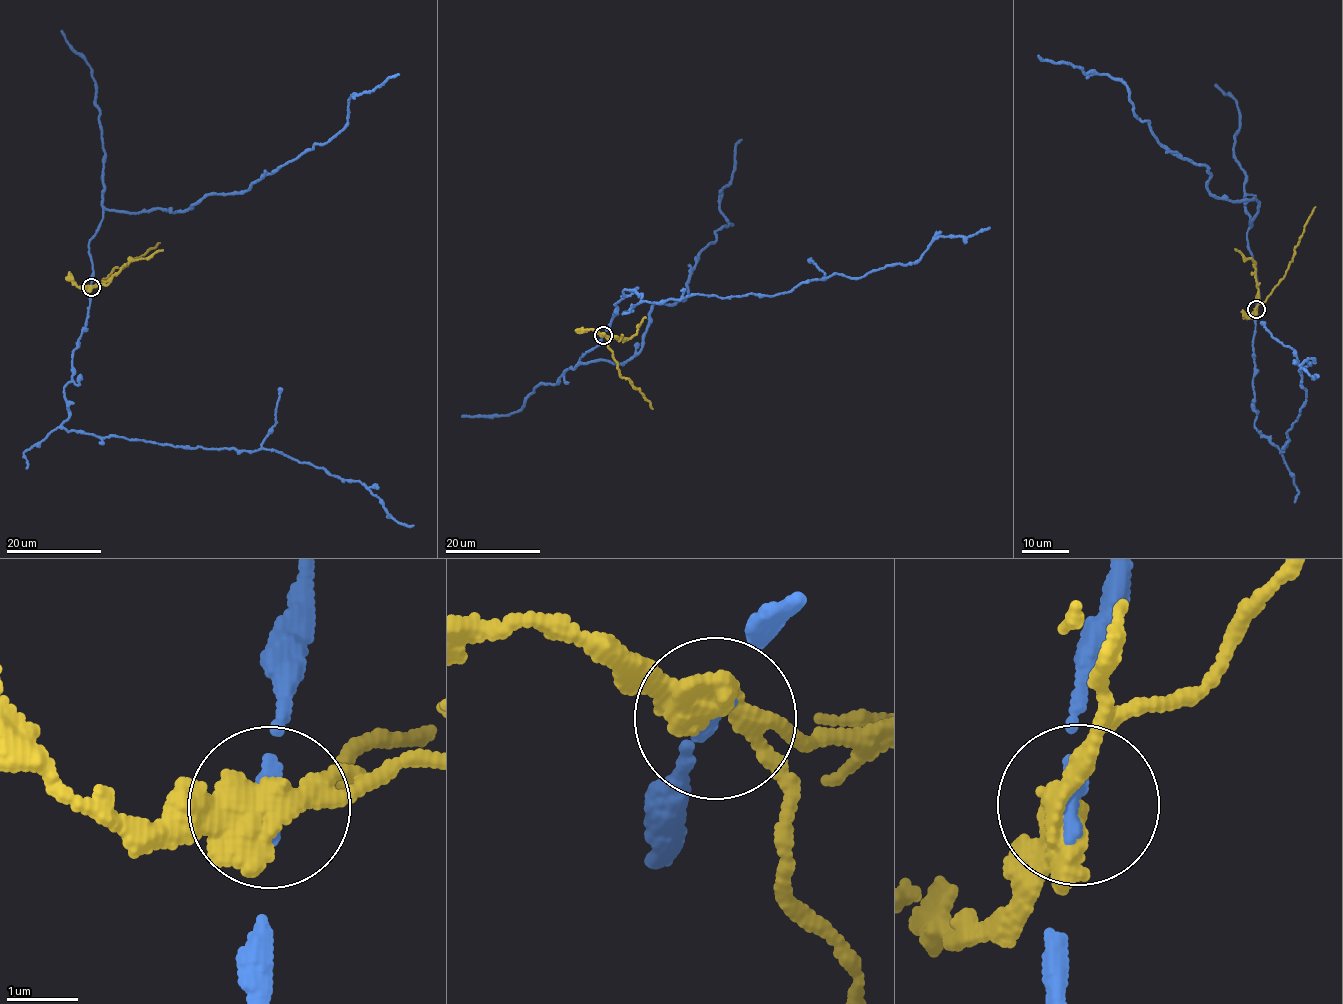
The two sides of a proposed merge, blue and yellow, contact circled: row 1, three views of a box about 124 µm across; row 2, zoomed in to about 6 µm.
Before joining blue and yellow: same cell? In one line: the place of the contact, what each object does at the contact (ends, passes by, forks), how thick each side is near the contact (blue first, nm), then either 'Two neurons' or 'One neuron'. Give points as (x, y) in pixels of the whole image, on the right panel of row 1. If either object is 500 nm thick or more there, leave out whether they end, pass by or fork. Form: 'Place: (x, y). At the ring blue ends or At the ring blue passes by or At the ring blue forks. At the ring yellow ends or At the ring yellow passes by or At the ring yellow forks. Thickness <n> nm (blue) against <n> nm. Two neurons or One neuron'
Place: (1256, 309). At the ring blue ends. At the ring yellow passes by. Thickness 220 nm (blue) against 440 nm. Two neurons

